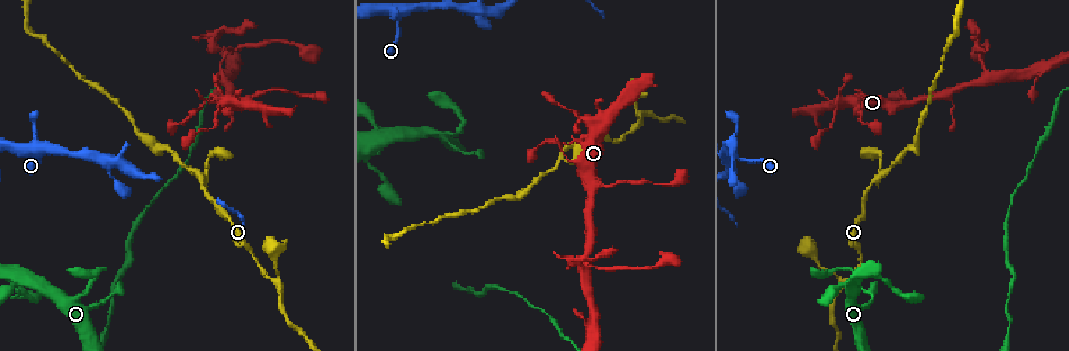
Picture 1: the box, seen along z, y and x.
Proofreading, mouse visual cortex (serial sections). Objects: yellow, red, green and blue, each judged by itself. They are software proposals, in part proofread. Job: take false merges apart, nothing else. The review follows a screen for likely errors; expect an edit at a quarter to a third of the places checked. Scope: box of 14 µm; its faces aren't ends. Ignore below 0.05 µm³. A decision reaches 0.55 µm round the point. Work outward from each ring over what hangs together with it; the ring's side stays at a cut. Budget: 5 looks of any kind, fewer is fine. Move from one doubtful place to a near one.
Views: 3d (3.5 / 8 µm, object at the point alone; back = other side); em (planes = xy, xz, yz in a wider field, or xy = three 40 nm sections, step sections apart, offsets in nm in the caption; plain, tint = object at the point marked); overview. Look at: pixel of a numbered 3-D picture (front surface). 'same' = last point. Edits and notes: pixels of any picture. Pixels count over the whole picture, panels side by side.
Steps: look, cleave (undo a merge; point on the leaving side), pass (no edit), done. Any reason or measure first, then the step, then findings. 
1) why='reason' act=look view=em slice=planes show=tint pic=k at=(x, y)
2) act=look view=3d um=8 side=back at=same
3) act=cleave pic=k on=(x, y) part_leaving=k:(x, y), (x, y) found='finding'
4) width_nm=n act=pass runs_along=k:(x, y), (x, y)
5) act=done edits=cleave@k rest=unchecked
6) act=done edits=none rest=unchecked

why='narrows sharply' act=look view=3d um=8 pic=1 at=(457, 135)

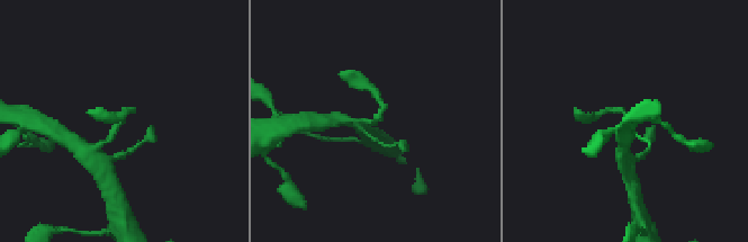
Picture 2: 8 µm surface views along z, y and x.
arm_widths_nm=150,150 why='shape alone is not enough' act=look view=em slice=planes show=tint pic=2 at=(372, 120)

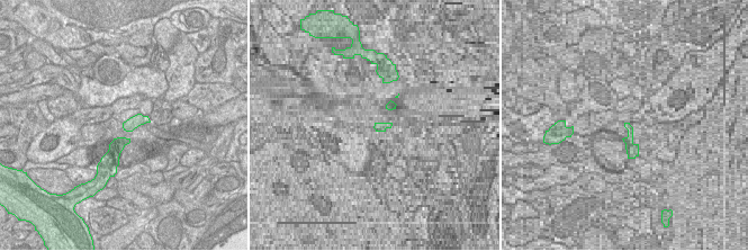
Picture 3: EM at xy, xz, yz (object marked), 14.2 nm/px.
act=pass runs_along=2:(624, 143), (625, 113), (600, 113) found='all the same cell'

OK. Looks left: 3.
why='thin neck' act=look view=3d um=3.5 pic=1 at=(561, 159)

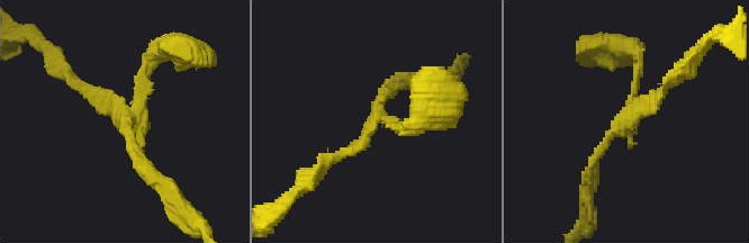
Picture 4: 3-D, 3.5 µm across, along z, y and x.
arms=3 arm_widths_nm=100,150,150 act=look view=em slice=planes show=tint pic=4 at=(623, 119)

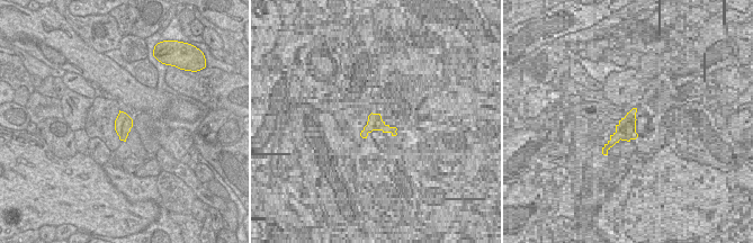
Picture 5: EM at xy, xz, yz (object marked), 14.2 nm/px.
act=cleave pic=4 on=(146, 69) part_leaving=4:(138, 110), (145, 62), (183, 52) found='two cells meet here'

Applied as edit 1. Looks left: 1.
act=done edits=cleave@4 rest=unchecked

